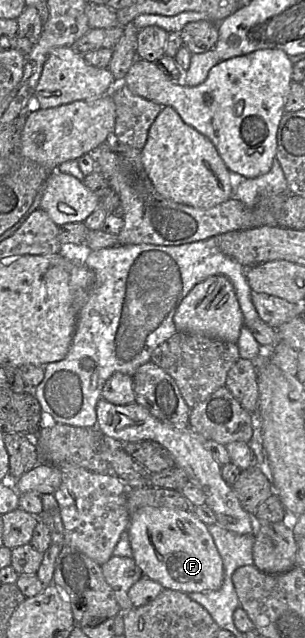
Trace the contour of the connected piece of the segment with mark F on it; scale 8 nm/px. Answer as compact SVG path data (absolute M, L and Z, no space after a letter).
M143 507L131 515L127 532L132 547L133 559L141 569L143 576L157 581L164 589L193 593L216 591L222 586L224 580L222 558L207 525L192 510Z

